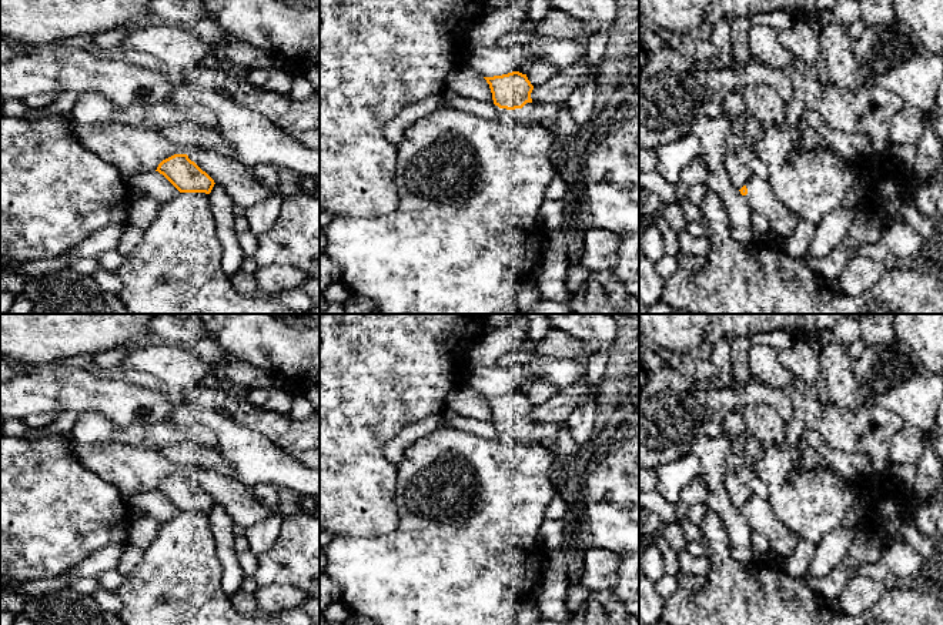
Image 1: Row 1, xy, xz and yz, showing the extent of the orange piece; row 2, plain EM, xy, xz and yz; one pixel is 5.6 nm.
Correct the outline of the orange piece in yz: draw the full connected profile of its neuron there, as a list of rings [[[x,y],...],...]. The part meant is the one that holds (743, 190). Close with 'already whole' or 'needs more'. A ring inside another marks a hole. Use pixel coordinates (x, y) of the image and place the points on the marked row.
[[[752,176],[739,191],[749,203],[752,211],[766,217],[770,233],[787,238],[795,231],[800,220],[776,197],[769,180]]]; needs more

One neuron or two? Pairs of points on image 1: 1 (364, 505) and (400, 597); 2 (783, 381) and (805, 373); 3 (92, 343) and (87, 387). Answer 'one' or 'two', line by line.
1: two
2: two
3: two

